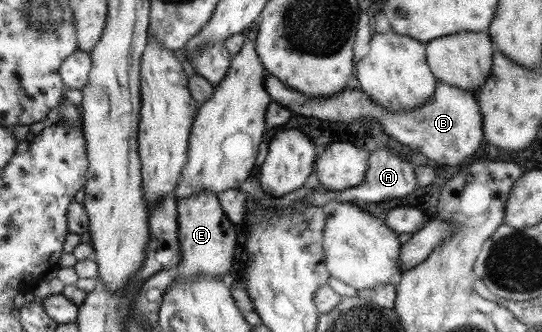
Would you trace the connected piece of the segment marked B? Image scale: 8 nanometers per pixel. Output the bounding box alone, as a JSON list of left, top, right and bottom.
[264,73,482,166]

